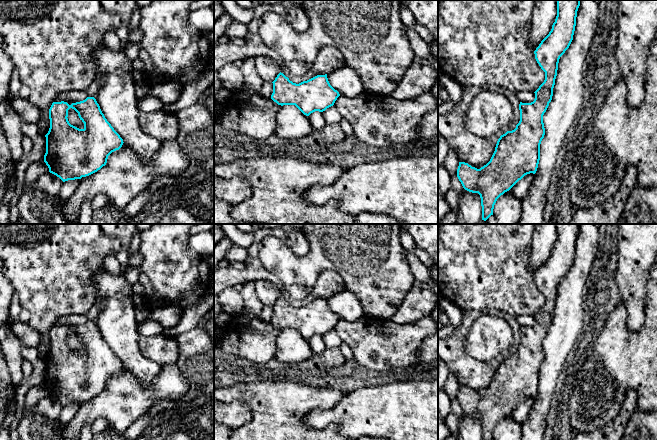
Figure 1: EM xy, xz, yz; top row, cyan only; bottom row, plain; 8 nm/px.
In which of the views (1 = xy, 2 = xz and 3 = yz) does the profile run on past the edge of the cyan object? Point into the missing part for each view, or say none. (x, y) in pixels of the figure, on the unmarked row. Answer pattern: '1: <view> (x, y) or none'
1: none
2: none
3: none

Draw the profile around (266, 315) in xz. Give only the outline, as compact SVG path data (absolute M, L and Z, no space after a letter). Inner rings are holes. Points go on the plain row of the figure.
M264 306L261 314L261 320L265 323L270 323L273 317L273 307L272 306Z

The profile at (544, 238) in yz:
M538 224L532 238L530 270L536 274L549 258L557 240L557 224Z

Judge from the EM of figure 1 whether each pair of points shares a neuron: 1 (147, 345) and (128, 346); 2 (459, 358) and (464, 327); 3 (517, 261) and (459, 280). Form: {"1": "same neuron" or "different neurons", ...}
{"1": "different neurons", "2": "same neuron", "3": "same neuron"}

